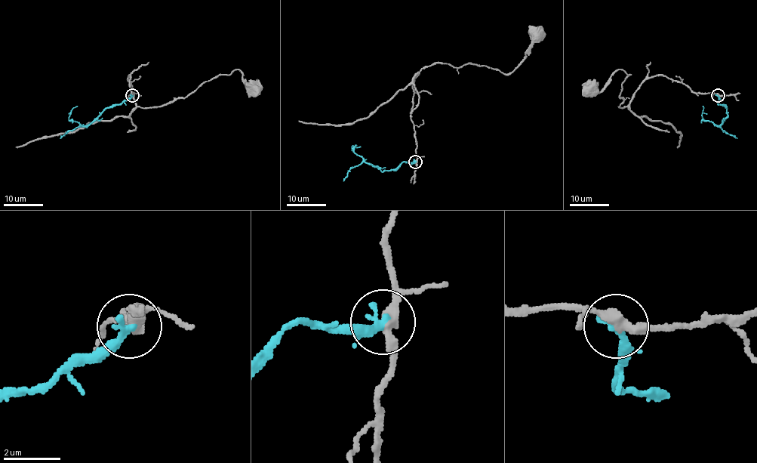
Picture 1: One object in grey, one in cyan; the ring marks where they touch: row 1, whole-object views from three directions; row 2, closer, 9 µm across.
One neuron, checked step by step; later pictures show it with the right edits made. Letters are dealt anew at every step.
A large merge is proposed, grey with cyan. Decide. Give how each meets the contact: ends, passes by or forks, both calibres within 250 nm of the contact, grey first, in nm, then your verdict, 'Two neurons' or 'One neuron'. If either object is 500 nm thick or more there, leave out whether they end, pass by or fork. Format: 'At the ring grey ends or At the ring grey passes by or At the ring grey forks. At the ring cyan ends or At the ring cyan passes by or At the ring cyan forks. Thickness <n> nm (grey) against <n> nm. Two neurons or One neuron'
At the ring grey passes by. At the ring cyan ends. Thickness 380 nm (grey) against 320 nm. Two neurons

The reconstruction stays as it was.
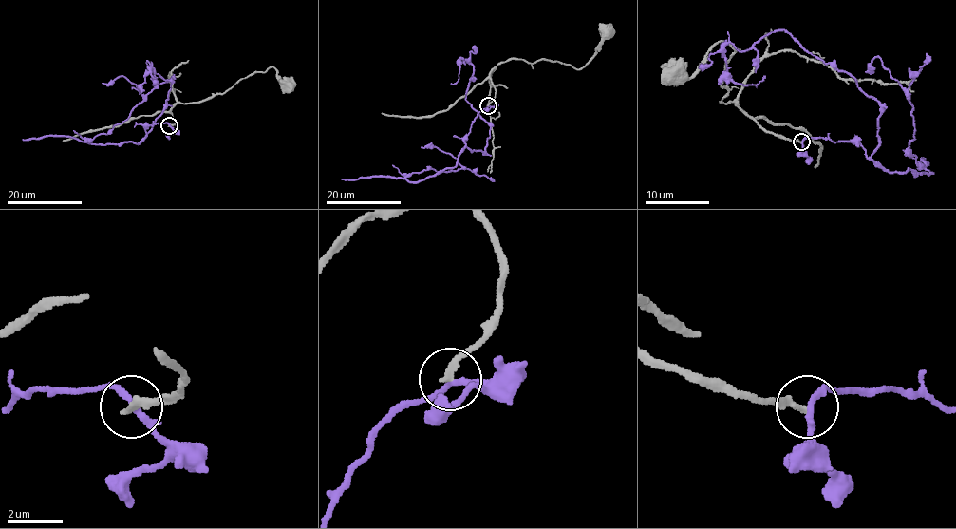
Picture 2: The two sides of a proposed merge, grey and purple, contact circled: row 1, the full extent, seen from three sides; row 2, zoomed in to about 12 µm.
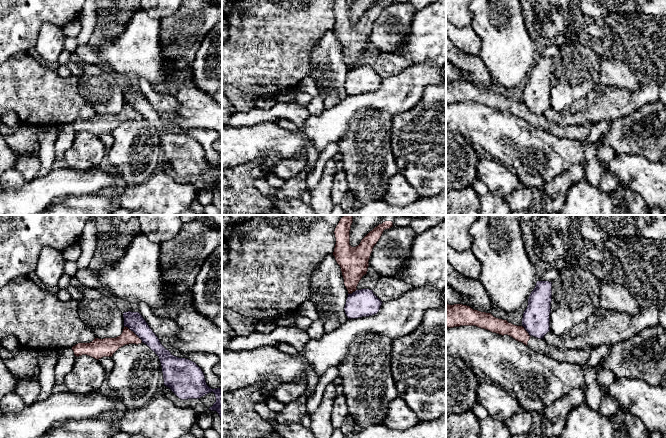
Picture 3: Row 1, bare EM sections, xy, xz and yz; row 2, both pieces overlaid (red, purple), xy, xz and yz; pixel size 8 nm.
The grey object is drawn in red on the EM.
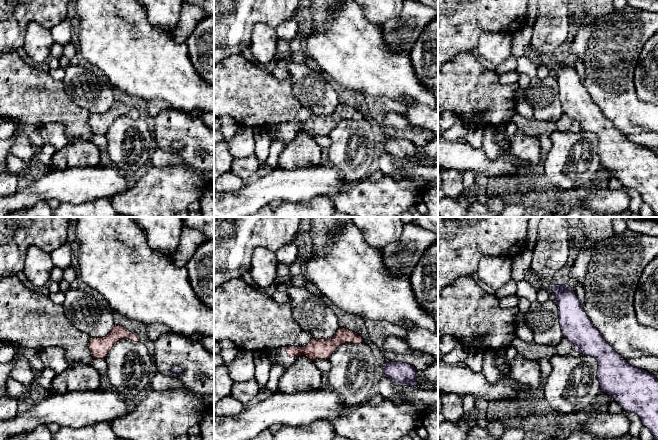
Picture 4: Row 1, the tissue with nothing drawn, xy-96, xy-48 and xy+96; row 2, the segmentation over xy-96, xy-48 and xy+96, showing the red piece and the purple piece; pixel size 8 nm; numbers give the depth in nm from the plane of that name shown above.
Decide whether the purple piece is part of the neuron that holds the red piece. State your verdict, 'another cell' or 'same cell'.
another cell

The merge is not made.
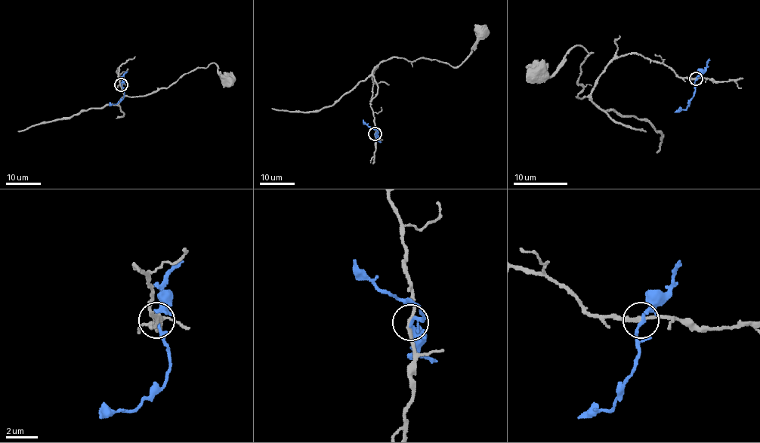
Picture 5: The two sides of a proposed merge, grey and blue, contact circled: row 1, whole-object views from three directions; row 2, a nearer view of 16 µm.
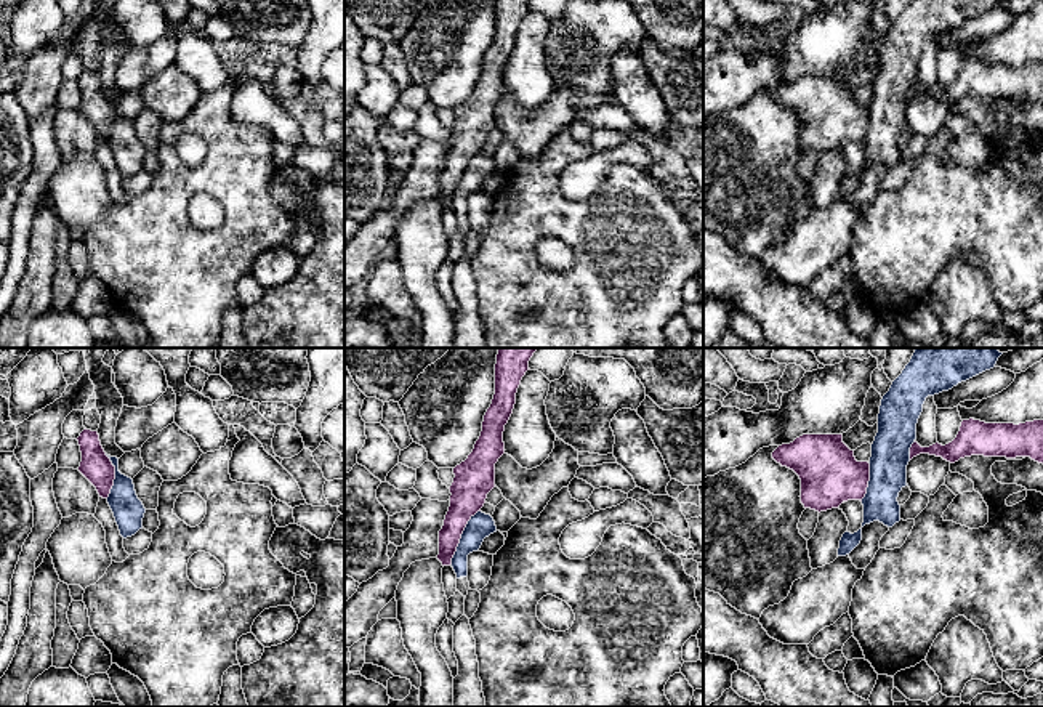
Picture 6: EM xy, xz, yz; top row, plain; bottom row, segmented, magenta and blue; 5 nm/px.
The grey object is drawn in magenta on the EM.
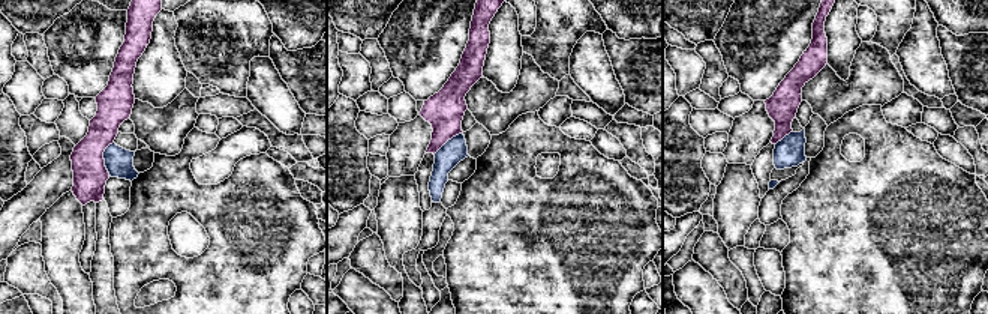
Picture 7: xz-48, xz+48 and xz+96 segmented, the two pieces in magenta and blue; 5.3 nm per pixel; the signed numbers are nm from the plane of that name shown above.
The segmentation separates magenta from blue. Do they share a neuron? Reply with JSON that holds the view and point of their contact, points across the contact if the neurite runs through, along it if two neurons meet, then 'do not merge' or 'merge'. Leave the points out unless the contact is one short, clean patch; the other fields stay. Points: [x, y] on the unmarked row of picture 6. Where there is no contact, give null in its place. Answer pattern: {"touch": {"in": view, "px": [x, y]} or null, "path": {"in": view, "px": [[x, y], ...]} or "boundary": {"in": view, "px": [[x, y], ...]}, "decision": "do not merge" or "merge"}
{"touch": {"in": "xz", "px": [460, 178]}, "boundary": {"in": "xz", "px": [[479, 151], [468, 162], [451, 204]]}, "decision": "do not merge"}

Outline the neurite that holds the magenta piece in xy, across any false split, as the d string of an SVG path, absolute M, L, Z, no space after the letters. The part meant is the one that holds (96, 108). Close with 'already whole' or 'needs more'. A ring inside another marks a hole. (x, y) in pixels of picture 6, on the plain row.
M83 71L77 79L82 103L79 112L96 128L99 138L107 139L115 120L115 107L106 96L98 72Z; already whole

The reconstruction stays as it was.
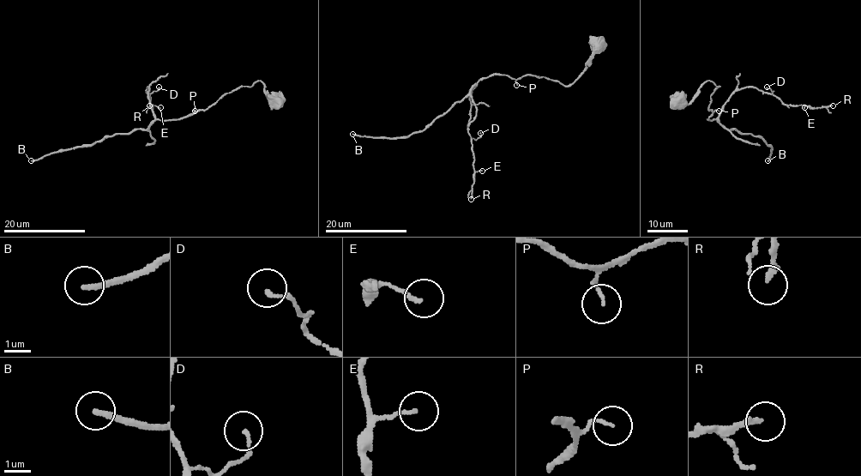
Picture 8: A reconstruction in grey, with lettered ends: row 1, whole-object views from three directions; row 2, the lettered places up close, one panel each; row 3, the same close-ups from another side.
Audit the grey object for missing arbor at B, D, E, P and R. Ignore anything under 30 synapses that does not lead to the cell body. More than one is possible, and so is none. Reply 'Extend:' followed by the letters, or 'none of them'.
Extend: B, R

